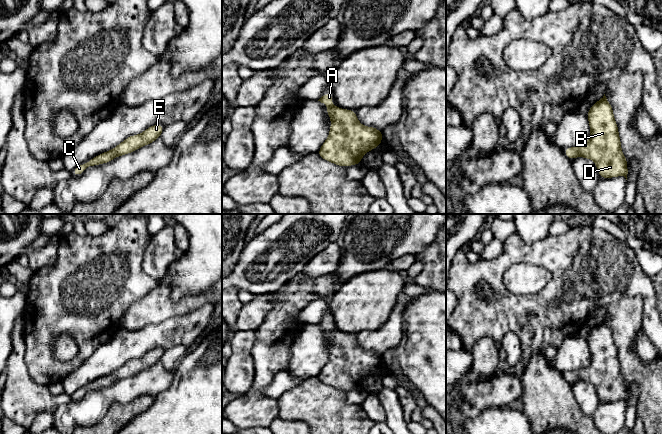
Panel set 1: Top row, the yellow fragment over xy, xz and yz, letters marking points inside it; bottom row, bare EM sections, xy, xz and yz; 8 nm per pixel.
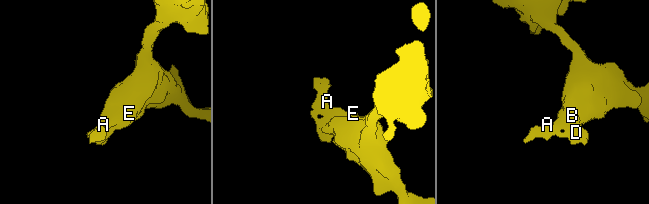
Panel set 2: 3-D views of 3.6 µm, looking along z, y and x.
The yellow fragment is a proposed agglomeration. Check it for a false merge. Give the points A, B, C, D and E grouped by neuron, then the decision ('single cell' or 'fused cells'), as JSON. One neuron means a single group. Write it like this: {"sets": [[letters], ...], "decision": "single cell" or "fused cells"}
{"sets": [["A", "B", "C", "D", "E"]], "decision": "single cell"}

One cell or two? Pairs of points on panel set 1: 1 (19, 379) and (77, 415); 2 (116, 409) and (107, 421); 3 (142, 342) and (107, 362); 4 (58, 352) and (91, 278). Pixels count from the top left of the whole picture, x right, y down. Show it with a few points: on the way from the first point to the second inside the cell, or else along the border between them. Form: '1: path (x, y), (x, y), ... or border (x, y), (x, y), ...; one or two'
1: border (72, 399), (66, 404), (61, 404), (52, 413); two
2: path (116, 412), (110, 418); one
3: path (133, 346), (121, 348), (116, 353); one
4: border (78, 346), (69, 335), (60, 334), (52, 353); two

